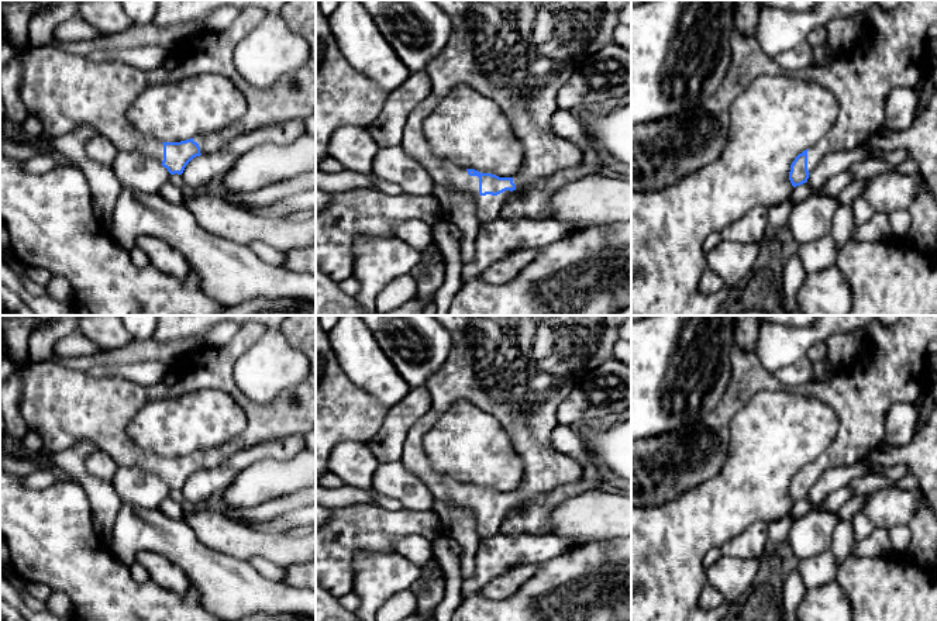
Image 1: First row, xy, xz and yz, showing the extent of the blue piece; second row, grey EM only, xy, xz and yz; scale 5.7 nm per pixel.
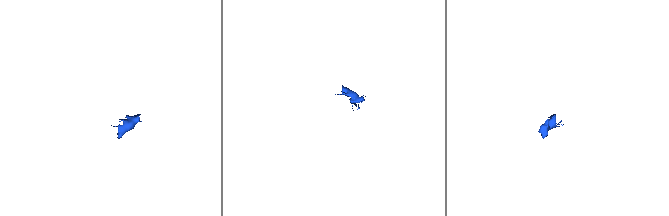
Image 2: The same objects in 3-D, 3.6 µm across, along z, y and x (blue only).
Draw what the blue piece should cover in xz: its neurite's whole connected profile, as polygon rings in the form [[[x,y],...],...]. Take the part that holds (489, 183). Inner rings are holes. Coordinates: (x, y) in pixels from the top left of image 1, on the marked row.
[[[435,0],[451,17],[452,34],[447,46],[431,59],[424,72],[430,77],[431,90],[410,113],[402,131],[400,148],[407,156],[418,162],[433,179],[434,186],[454,187],[476,199],[476,218],[480,224],[502,217],[506,201],[517,193],[528,190],[540,179],[551,177],[566,169],[578,168],[583,155],[571,141],[561,138],[551,130],[552,115],[559,110],[557,94],[568,82],[575,69],[589,55],[613,42],[613,32],[619,25],[621,8],[631,0]],[[455,84],[466,84],[489,100],[495,101],[509,118],[514,135],[523,144],[524,162],[521,172],[514,177],[499,177],[465,169],[433,155],[421,131],[424,118],[448,96]]]

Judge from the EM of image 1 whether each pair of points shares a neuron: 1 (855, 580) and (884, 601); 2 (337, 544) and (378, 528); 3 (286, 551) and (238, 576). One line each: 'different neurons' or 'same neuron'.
1: same neuron
2: same neuron
3: different neurons

